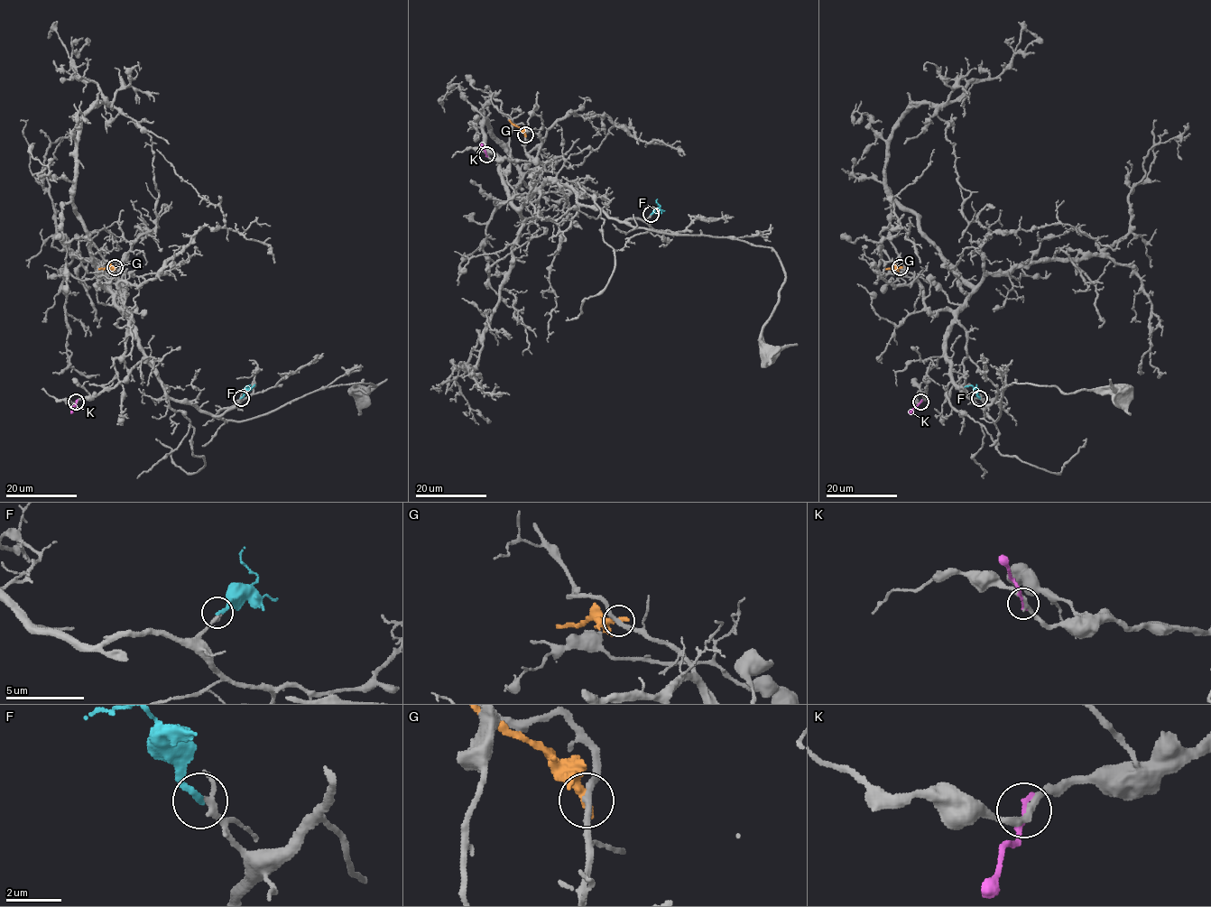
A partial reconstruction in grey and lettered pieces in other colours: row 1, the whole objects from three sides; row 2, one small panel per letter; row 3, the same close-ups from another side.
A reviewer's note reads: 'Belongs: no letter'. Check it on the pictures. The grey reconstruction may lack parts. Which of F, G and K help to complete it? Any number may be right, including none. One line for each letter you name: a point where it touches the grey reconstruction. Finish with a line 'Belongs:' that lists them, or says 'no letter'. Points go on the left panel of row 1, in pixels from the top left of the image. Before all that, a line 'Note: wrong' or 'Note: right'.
Note: right
Belongs: no letter

